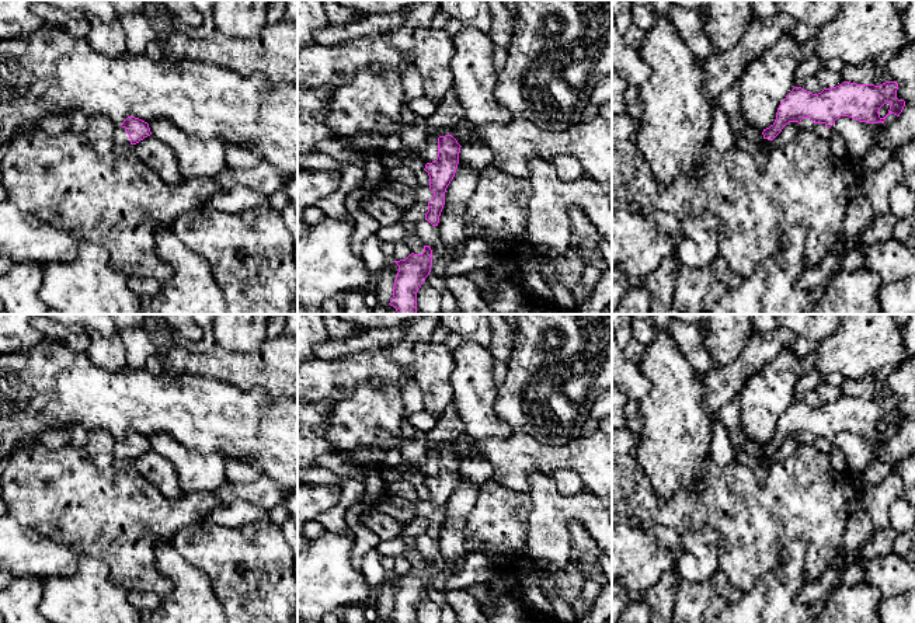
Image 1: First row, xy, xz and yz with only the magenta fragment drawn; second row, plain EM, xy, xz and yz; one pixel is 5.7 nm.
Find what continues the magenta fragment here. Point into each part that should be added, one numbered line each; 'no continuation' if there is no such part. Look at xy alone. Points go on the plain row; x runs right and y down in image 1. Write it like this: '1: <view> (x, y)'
1: xy (119, 449)

